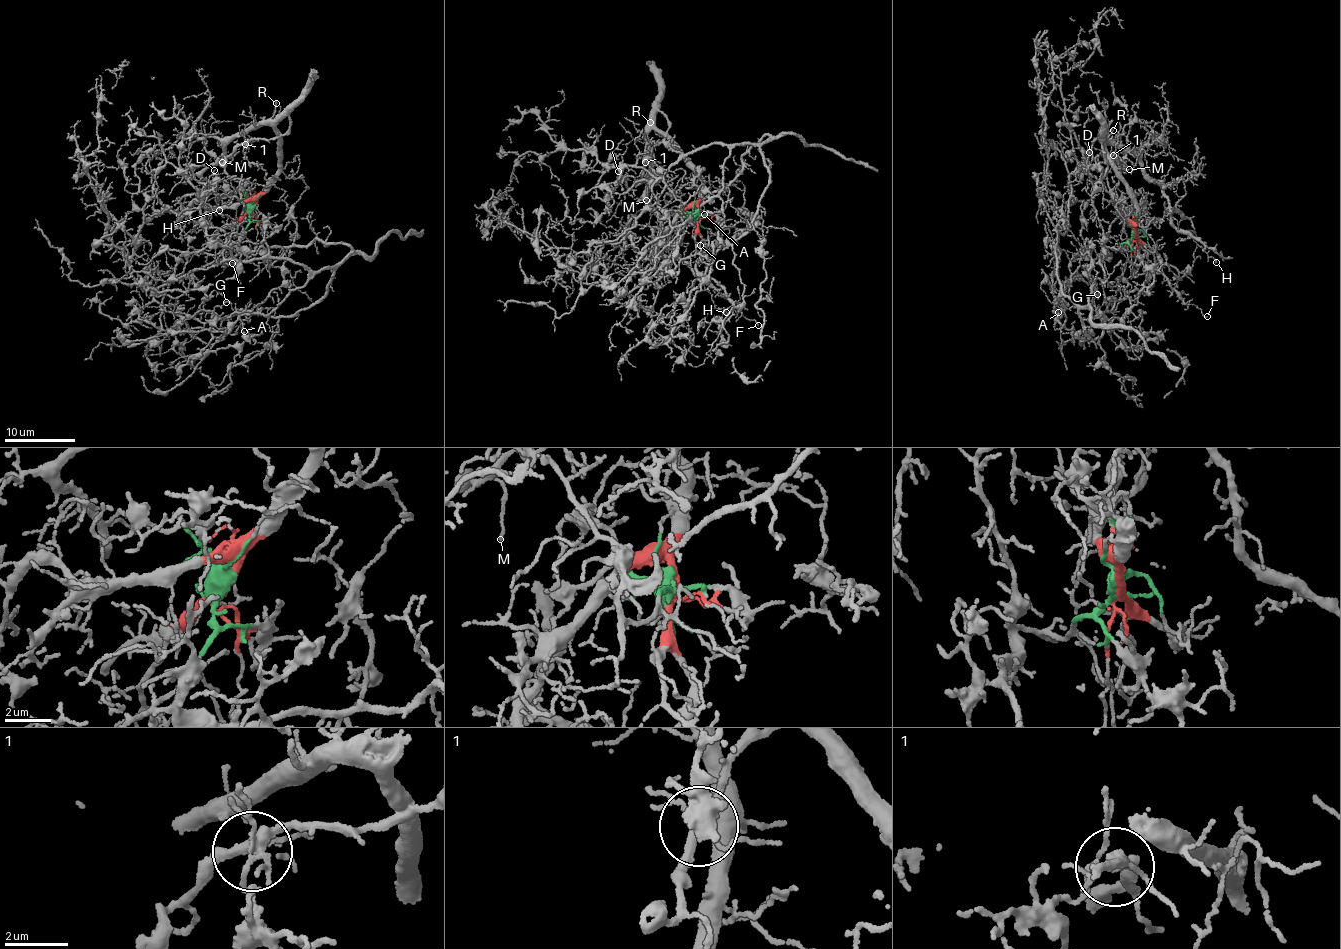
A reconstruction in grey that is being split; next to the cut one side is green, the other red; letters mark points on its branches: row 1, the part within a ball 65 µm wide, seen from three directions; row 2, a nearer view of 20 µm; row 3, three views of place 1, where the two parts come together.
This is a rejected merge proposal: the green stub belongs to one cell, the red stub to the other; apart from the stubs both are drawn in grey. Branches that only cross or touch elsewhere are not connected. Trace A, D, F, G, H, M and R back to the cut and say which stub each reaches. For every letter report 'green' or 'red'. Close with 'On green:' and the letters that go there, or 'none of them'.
A: green
D: green
F: red
G: green
H: red
M: red
R: red
On green: A, D, G

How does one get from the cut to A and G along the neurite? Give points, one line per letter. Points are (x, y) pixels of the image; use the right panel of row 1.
A: (1135, 234), (1106, 248), (1107, 277), (1088, 303), (1064, 294), (1062, 325), (1059, 312)
G: (1135, 234), (1106, 248), (1107, 277), (1079, 310), (1094, 340), (1104, 324), (1097, 294)

